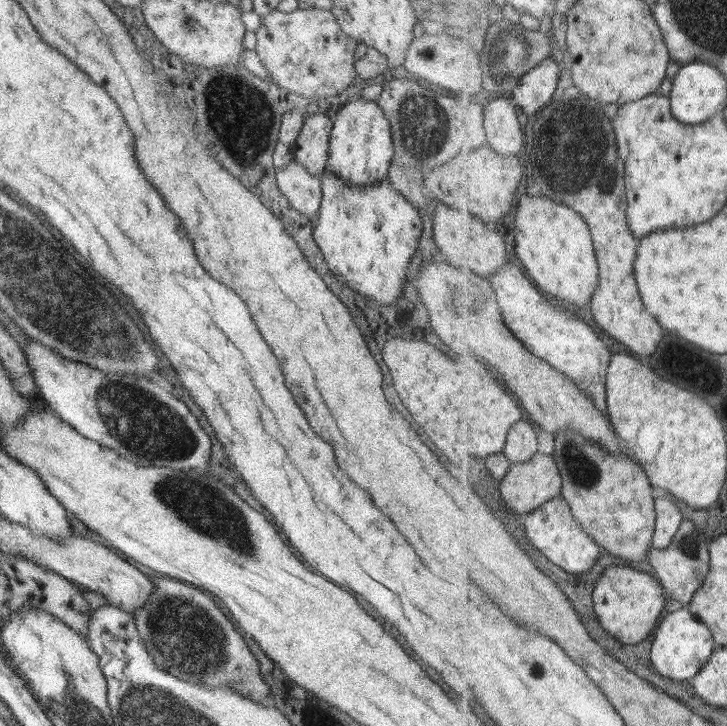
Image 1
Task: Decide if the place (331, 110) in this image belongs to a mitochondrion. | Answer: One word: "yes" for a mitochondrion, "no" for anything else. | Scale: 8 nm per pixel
no

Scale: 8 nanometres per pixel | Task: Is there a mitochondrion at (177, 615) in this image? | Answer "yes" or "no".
yes

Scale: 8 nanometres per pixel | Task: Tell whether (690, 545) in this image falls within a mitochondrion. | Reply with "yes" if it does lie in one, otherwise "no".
yes

